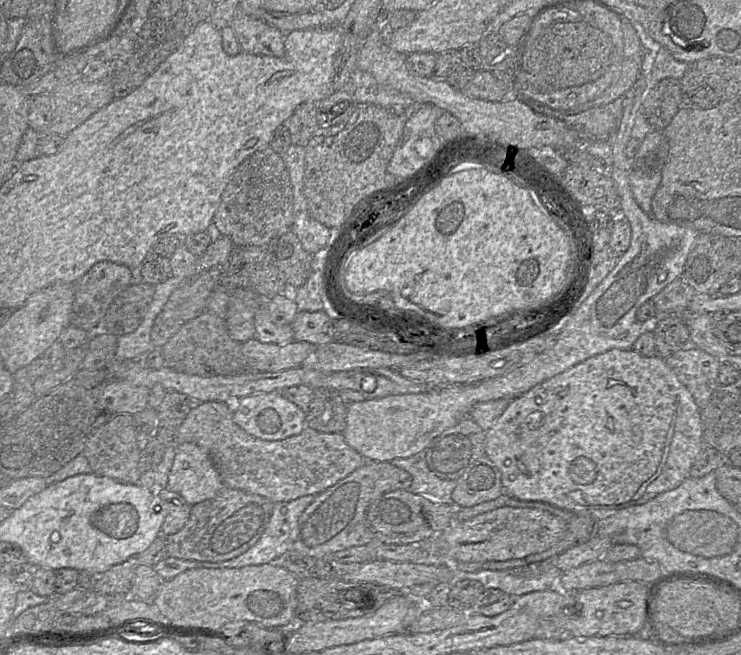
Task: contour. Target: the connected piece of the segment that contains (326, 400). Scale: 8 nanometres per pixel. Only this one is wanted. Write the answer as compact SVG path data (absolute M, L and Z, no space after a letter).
M314 389L306 414L306 426L323 433L343 433L348 405L342 402L336 390Z

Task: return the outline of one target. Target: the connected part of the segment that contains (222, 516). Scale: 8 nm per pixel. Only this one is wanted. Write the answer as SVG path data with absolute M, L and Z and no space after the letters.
M224 486L215 497L193 505L184 527L166 537L167 555L203 562L220 562L237 557L259 540L273 508L274 503L263 496Z

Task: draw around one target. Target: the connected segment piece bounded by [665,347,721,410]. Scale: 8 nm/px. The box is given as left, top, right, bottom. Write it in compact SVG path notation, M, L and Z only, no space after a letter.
M695 347L681 349L665 359L677 378L691 392L697 406L705 408L719 385L719 360Z

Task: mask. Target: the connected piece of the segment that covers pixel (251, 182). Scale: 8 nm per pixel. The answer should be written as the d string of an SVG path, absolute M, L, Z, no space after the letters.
M272 148L256 151L246 158L231 177L222 193L213 223L223 236L229 237L235 247L266 247L271 240L290 230L294 222L293 188L286 164Z

